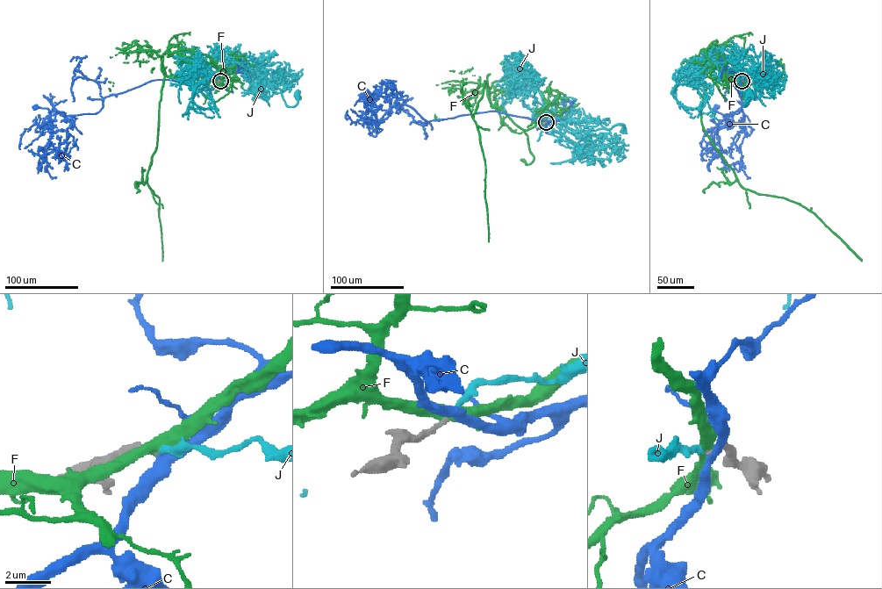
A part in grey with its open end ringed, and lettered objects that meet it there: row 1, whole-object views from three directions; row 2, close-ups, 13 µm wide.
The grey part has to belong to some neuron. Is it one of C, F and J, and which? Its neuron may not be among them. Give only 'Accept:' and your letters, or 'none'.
Accept: J

